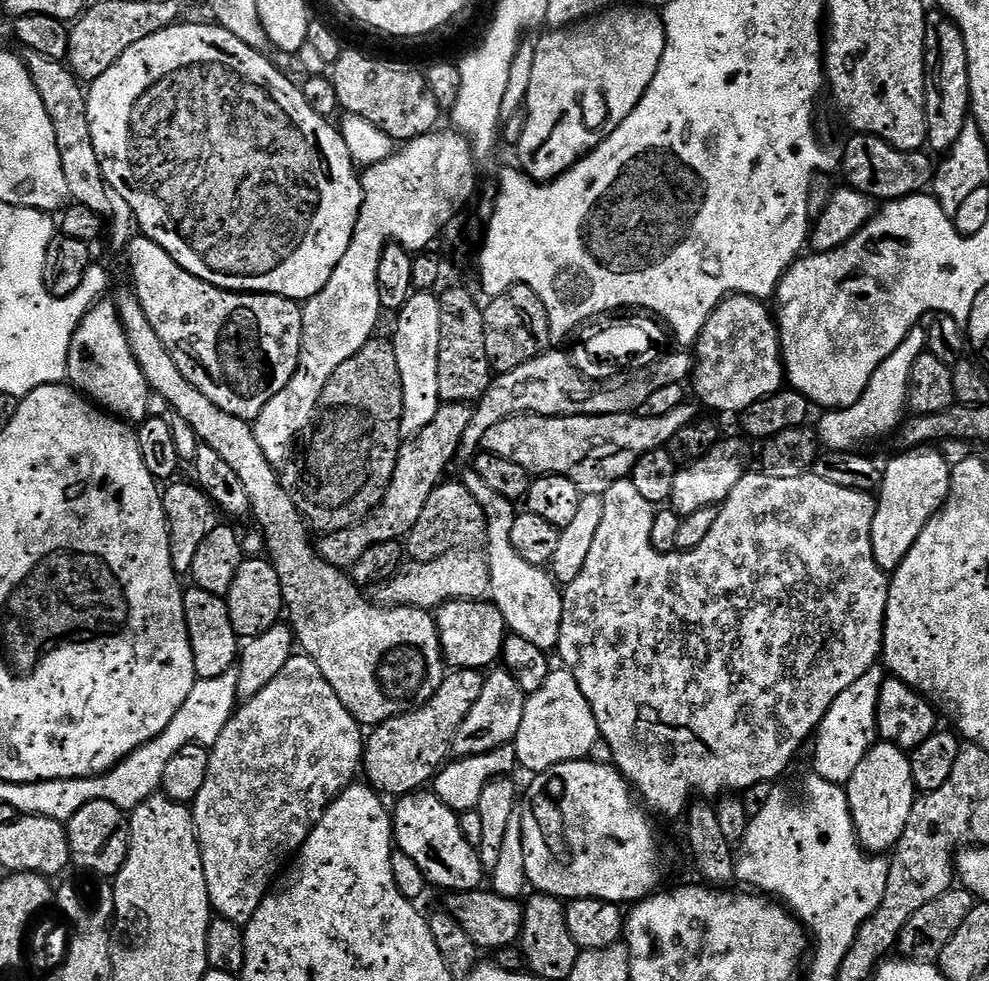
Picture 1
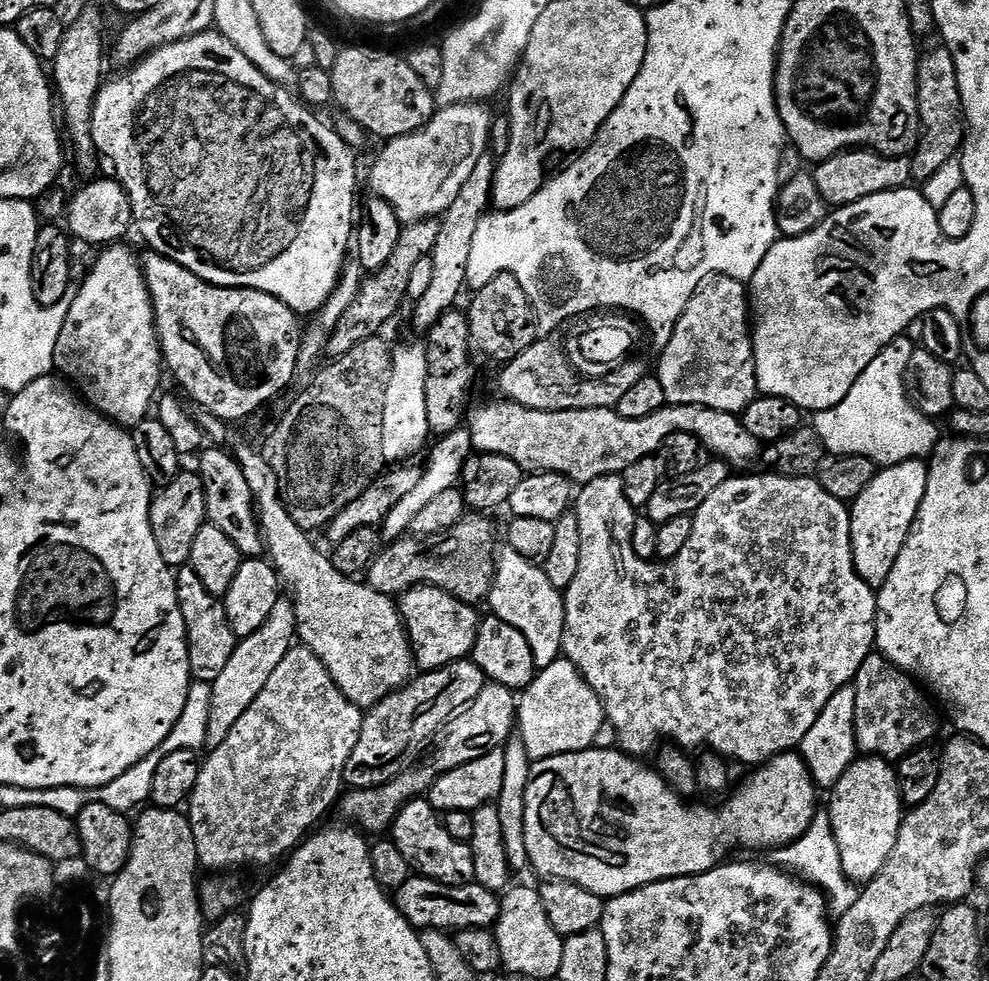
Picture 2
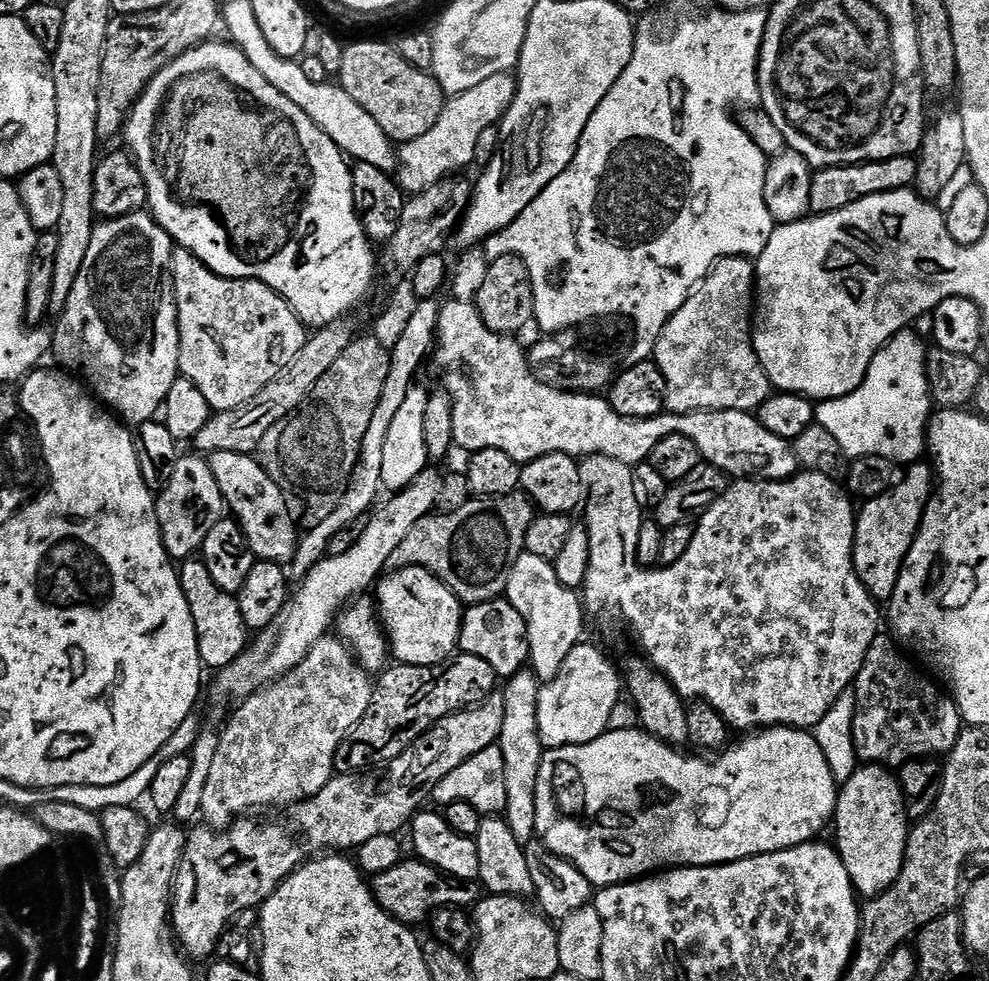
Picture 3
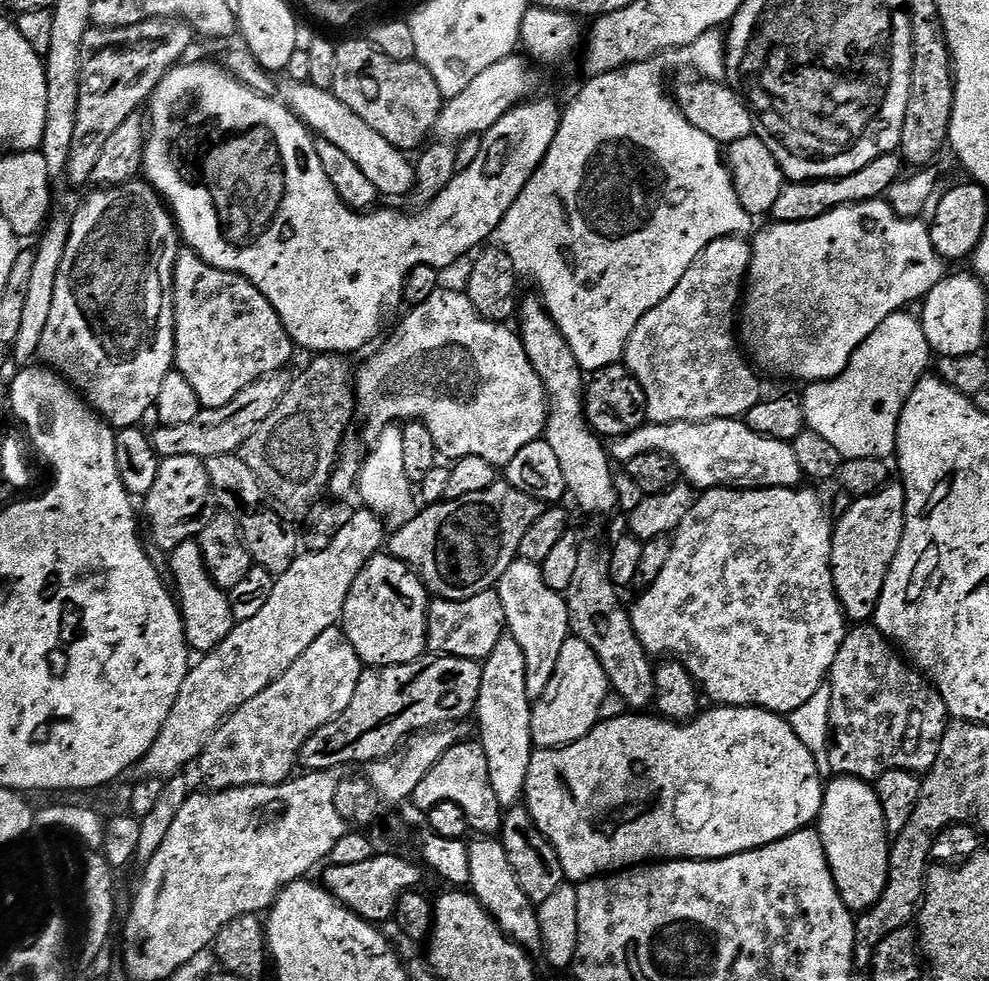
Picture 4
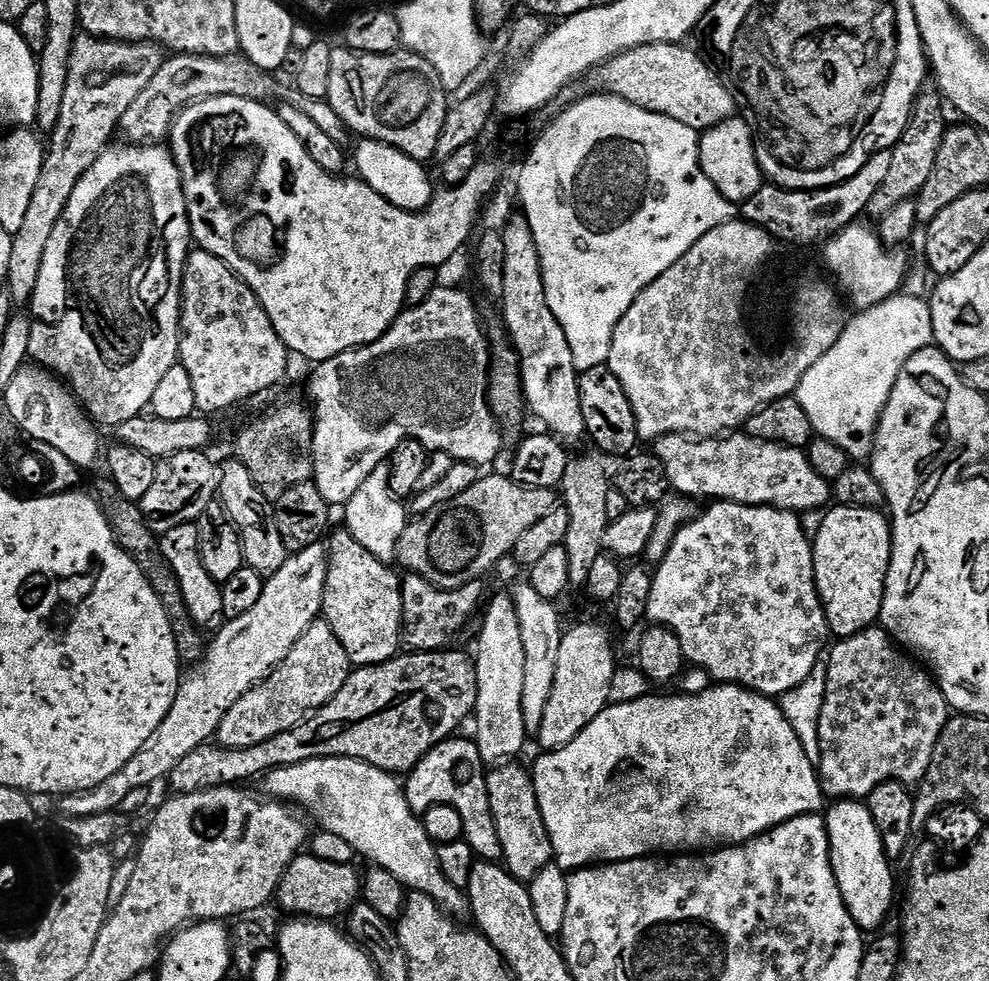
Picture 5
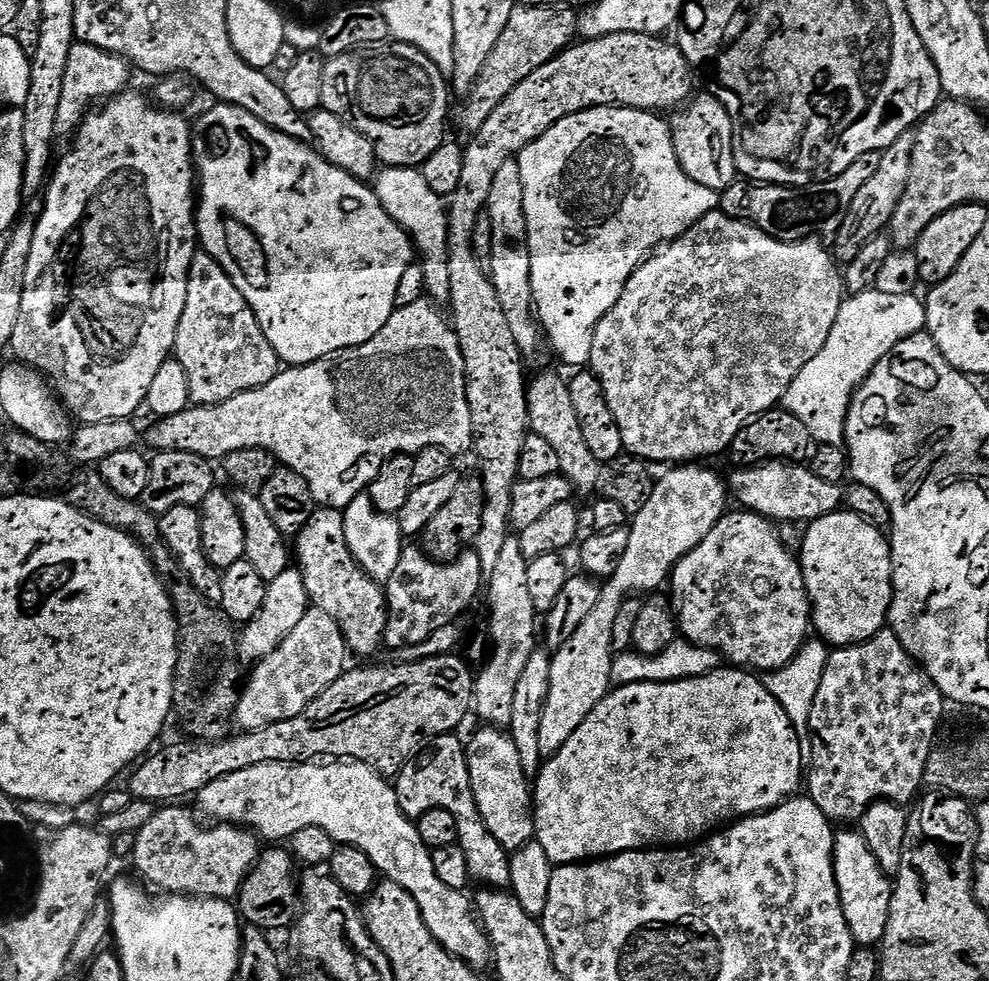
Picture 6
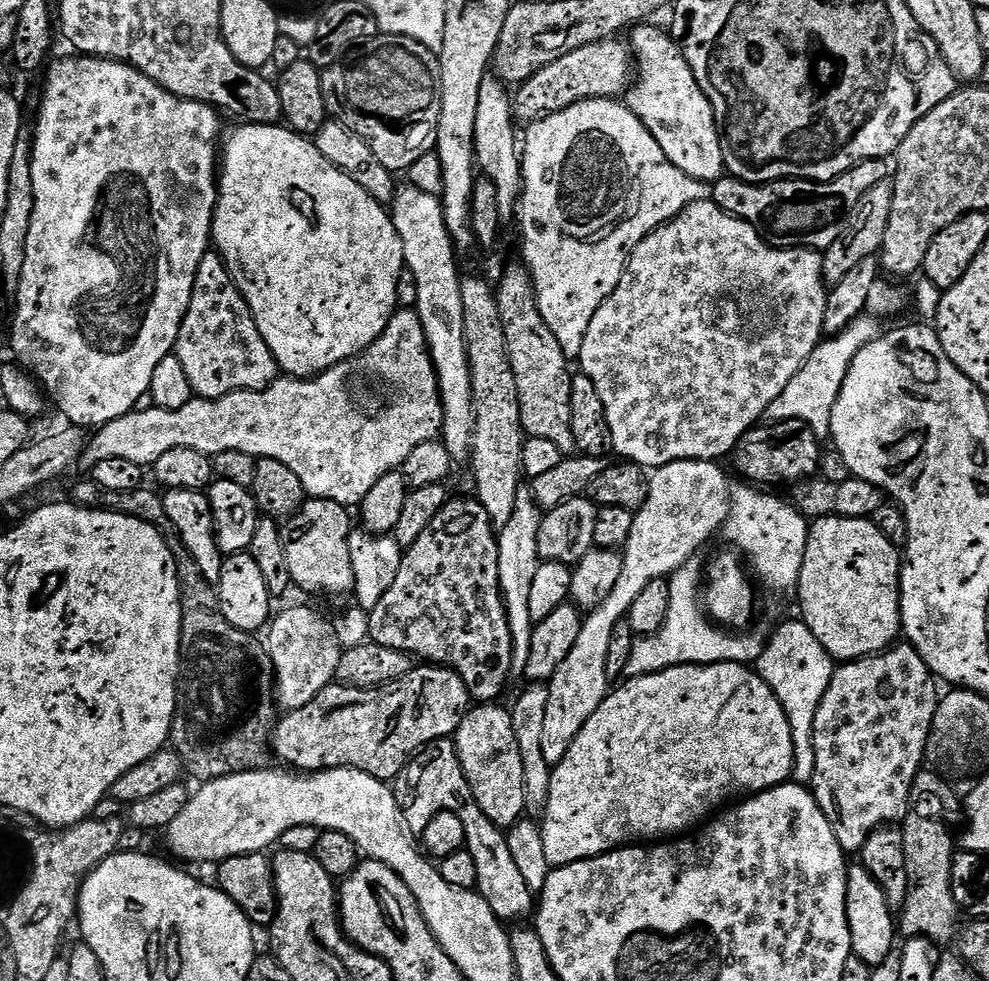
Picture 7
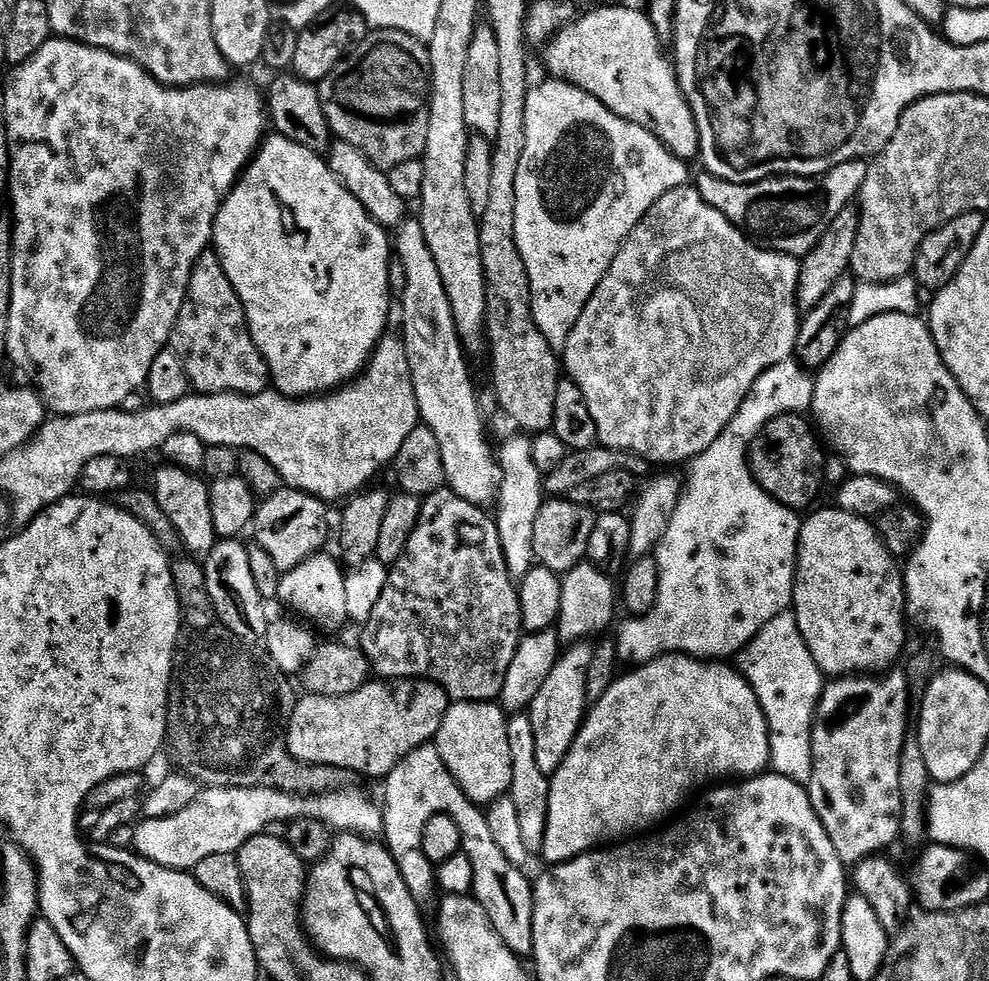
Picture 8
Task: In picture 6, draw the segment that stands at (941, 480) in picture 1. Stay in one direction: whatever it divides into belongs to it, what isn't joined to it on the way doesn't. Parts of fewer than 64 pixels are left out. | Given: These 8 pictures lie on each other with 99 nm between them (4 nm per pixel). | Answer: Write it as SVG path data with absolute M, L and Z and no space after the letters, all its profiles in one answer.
M837 510L826 514L822 518L811 521L807 525L808 528L804 532L804 545L798 548L798 559L800 568L804 571L804 581L806 582L806 590L808 591L808 602L812 605L811 623L818 631L819 639L827 642L836 648L846 648L850 644L861 644L870 638L874 638L882 631L885 631L888 624L888 611L892 605L892 546L889 537L885 535L876 525L871 524L869 520L851 510Z

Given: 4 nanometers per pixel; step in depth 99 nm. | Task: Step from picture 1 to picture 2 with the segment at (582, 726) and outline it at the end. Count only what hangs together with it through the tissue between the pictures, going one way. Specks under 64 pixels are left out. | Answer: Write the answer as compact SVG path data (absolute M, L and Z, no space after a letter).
M558 658L537 671L530 686L519 693L516 718L518 736L525 743L532 762L567 752L584 752L597 743L596 735L606 724L600 695L567 658Z

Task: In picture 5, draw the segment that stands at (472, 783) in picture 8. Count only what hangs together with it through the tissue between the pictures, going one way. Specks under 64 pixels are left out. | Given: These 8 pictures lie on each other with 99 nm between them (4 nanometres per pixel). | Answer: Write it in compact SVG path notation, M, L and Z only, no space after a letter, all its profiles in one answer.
M506 762L487 773L487 796L490 798L491 814L502 842L501 856L505 868L516 880L529 882L553 859L552 843L541 817L536 788L531 775L517 763Z

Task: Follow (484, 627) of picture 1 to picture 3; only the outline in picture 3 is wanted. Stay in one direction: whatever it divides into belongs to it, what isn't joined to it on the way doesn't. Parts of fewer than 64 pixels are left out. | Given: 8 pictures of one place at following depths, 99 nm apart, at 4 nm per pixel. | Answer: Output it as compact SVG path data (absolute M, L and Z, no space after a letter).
M415 566L397 568L381 575L374 585L375 592L374 604L378 609L379 625L386 637L391 659L397 665L417 664L423 668L429 668L432 664L445 663L457 651L462 602L432 573L427 572L425 568Z

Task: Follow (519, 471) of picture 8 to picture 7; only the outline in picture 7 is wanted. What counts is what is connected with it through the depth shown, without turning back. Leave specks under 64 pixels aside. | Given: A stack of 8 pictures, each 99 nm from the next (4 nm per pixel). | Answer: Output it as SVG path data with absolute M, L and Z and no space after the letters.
M520 490L516 496L513 513L503 521L504 528L498 532L498 574L500 575L500 595L504 613L508 616L508 630L512 635L512 663L523 666L527 663L528 651L531 648L534 622L530 618L530 582L542 563L538 554L538 526L542 510L532 499L531 491Z

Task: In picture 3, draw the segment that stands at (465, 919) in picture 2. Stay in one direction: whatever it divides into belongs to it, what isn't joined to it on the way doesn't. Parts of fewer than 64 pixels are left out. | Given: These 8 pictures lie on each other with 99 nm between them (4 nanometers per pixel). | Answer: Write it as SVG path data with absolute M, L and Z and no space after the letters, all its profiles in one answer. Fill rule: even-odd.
M404 858L390 870L373 877L370 884L376 903L388 916L406 926L423 919L425 921L432 913L441 909L451 909L458 906L473 907L481 897L481 889L474 882L455 884L449 877L437 871L426 863L415 858ZM480 891L480 892L479 892Z

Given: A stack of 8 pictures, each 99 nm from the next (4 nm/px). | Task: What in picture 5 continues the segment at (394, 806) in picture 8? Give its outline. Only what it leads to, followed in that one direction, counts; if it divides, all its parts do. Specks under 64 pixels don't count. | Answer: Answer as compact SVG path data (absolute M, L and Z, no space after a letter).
M449 738L432 745L432 749L407 773L406 783L403 785L404 794L409 806L417 814L423 814L435 804L448 804L458 810L464 823L463 839L467 840L472 851L479 859L499 861L503 854L502 842L499 841L494 815L491 814L490 798L487 796L484 759L480 757L475 739L456 739Z

